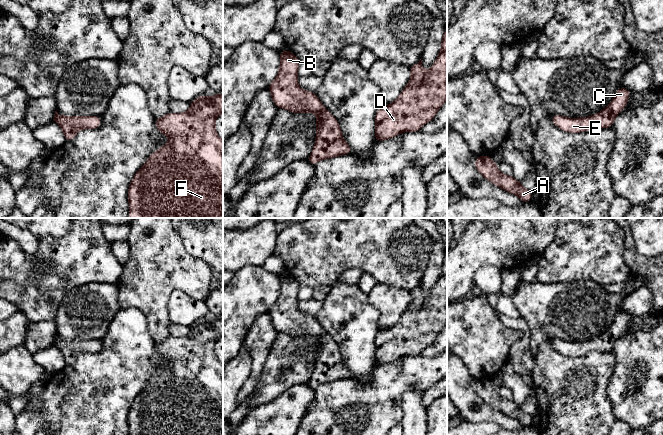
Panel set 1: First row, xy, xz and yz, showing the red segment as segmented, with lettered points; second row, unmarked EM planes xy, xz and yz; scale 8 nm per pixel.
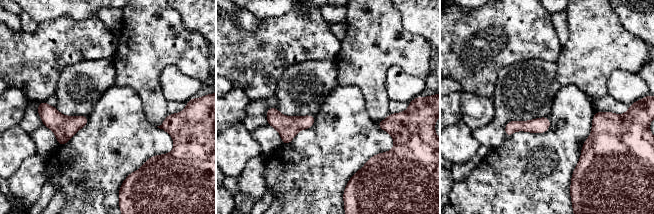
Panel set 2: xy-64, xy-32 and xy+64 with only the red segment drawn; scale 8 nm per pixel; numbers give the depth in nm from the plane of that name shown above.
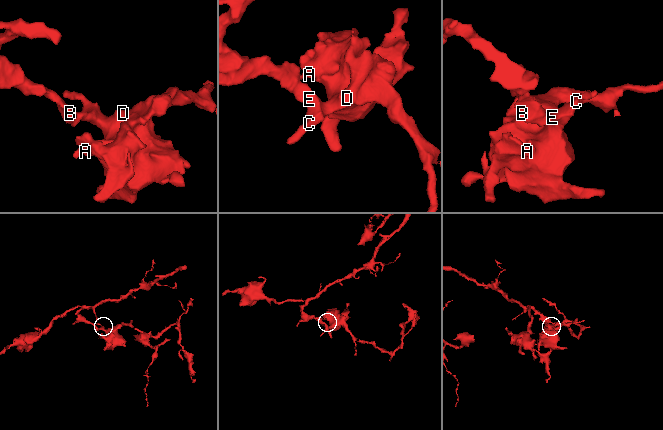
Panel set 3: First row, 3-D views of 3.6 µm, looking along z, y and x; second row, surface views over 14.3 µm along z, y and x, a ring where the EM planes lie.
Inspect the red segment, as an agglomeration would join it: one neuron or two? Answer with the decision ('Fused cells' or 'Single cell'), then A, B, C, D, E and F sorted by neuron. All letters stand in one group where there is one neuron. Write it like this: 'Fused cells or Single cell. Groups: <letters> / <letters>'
Single cell. Groups: A B C D E F

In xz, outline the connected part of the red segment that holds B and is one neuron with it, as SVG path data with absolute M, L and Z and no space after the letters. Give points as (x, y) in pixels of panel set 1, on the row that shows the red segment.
M288 49L280 52L280 67L268 90L273 103L294 114L313 112L317 116L316 138L307 159L313 166L323 159L351 154L352 148L344 141L337 119L323 106L314 92L298 86L300 61Z

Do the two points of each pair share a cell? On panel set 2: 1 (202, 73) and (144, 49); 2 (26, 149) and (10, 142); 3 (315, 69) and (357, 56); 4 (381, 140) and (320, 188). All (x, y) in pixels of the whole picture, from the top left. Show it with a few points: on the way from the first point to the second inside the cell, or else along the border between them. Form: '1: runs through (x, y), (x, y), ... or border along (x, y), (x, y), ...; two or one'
1: runs through (188, 59), (178, 49), (158, 49); one
2: runs through (22, 146), (14, 145); one
3: border along (334, 61), (338, 84); two
4: runs through (366, 143), (335, 173); one

